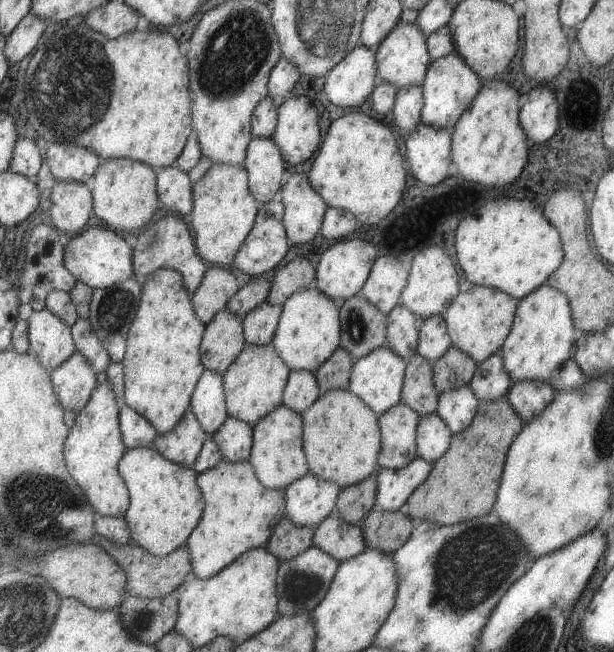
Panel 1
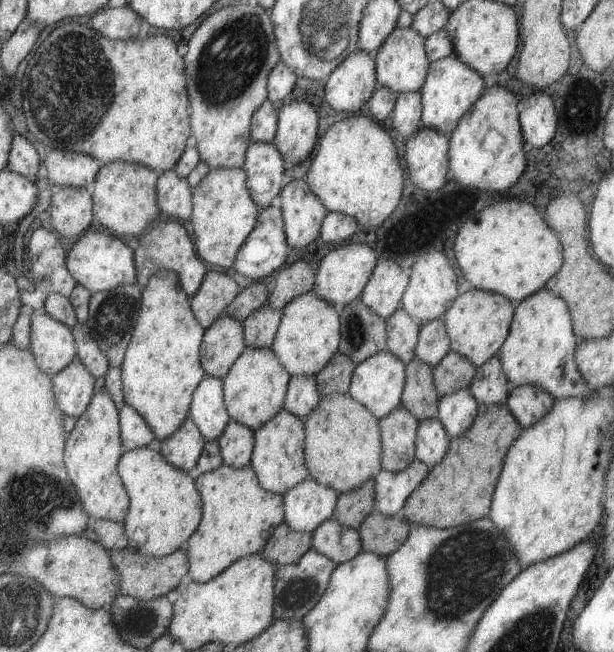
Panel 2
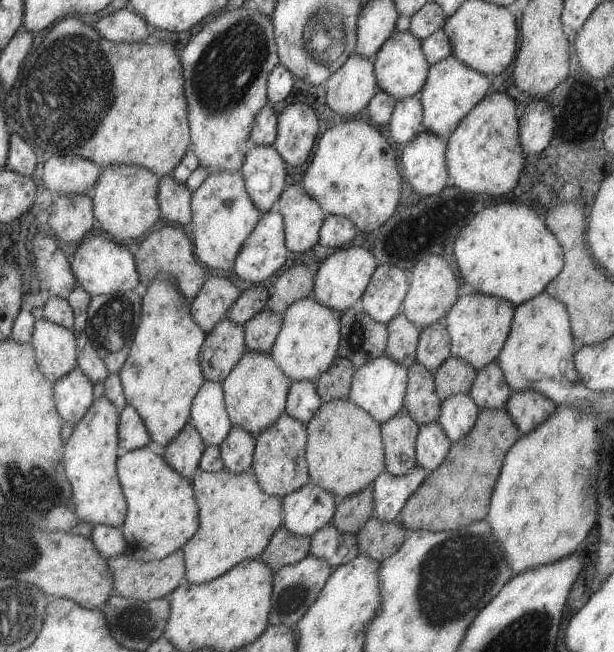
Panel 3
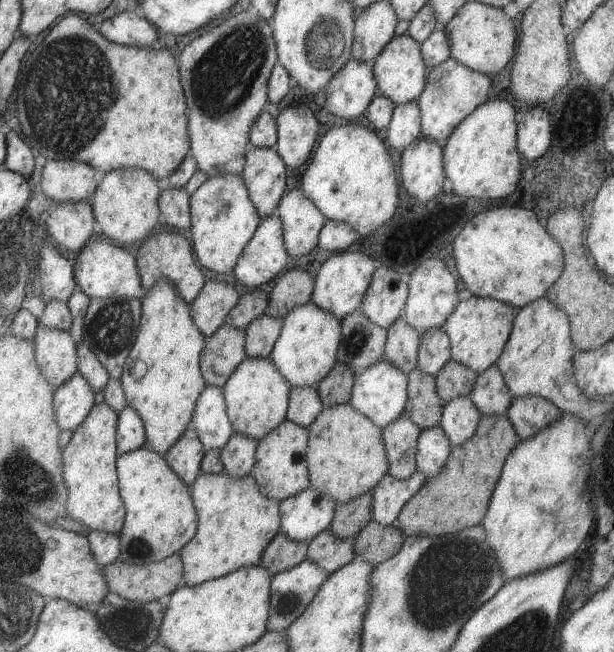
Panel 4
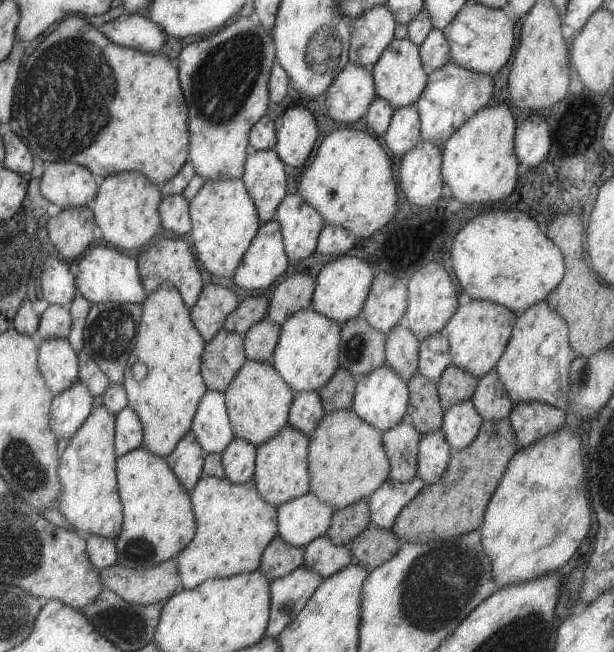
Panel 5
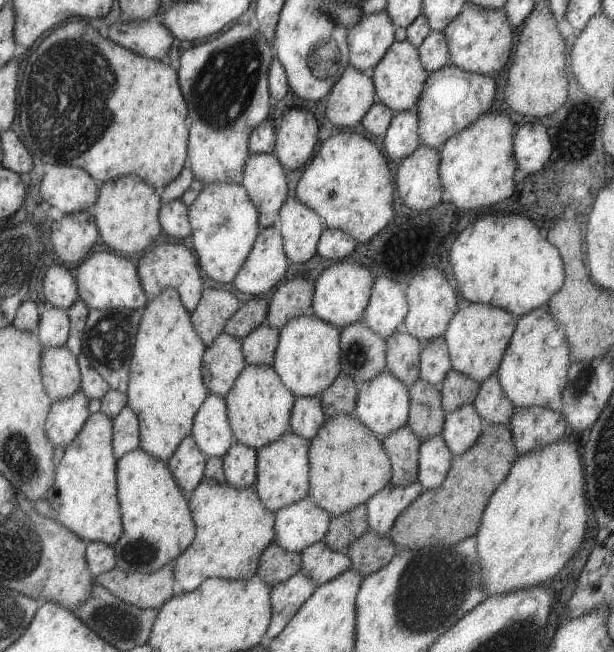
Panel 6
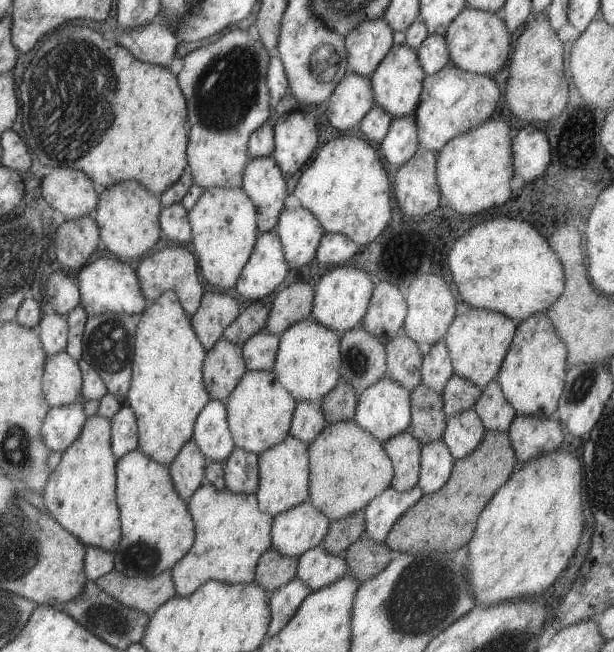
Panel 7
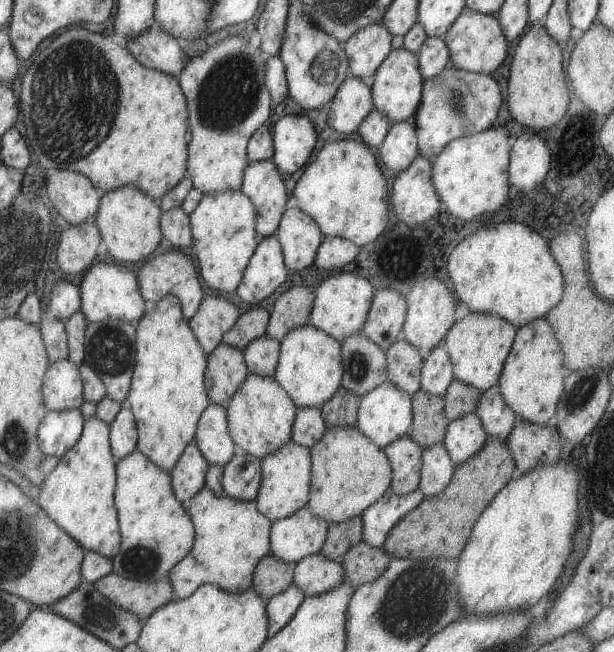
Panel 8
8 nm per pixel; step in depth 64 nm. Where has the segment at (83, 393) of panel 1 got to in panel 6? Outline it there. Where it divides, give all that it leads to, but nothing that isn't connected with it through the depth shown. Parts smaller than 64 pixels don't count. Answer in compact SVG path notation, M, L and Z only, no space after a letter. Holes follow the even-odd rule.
M79 390L70 398L50 404L44 428L45 436L49 438L54 448L67 446L77 436L77 432L81 430L89 416L87 411L89 401Z

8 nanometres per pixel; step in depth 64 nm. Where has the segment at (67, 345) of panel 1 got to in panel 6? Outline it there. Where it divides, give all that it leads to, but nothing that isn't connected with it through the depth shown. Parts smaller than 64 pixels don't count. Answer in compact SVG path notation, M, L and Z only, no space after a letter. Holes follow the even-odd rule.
M65 345L42 350L40 372L42 386L50 403L70 398L80 390L77 360Z

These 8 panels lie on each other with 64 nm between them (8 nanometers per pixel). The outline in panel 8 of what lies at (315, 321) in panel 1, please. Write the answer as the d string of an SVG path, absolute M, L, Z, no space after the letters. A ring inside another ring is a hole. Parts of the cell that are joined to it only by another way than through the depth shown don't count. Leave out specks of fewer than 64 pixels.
M311 323L290 329L279 341L279 356L273 376L277 384L293 400L296 408L320 407L342 386L340 341L331 338Z

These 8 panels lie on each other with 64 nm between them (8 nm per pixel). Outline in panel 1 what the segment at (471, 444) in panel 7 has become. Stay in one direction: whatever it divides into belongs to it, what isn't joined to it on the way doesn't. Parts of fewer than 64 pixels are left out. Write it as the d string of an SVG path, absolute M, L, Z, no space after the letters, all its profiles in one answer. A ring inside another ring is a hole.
M463 385L438 394L436 413L452 434L461 432L473 420L479 401L470 386Z

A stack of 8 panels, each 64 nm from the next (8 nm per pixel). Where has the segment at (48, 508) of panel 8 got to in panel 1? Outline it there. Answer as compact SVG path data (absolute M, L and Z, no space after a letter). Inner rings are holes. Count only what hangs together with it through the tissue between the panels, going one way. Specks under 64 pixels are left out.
M106 381L97 384L76 414L63 445L65 468L97 516L123 517L128 507L128 490L117 470L117 463L126 451L119 430L118 410L111 386Z

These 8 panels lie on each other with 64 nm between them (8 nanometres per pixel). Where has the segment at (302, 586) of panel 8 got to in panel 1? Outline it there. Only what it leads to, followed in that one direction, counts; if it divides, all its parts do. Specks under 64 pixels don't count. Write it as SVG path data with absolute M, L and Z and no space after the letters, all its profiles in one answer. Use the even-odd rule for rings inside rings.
M335 510L316 526L312 542L338 563L353 558L367 547L360 525L343 522Z

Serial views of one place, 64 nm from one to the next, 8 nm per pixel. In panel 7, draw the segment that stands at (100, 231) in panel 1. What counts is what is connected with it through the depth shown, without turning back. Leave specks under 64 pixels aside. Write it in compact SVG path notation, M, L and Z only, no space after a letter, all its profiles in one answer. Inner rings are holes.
M97 258L94 262L86 263L78 271L76 277L80 306L88 317L105 315L106 313L122 313L126 316L143 313L145 298L139 287L136 273L129 264L123 264L113 258Z

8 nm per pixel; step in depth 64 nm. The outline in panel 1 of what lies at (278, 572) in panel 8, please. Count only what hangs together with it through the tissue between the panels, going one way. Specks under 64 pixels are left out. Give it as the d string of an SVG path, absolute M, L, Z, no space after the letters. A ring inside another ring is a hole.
M283 516L275 524L265 547L279 562L285 562L313 545L313 535L313 529L295 526L289 518Z

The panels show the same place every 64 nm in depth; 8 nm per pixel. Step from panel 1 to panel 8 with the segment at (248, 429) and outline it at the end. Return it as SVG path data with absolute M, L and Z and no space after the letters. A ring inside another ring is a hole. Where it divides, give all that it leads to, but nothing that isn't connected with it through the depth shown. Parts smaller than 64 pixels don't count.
M236 449L229 462L222 467L221 486L223 493L235 501L254 501L260 488L260 459ZM245 464L253 464L256 471L249 482L239 476L239 471Z

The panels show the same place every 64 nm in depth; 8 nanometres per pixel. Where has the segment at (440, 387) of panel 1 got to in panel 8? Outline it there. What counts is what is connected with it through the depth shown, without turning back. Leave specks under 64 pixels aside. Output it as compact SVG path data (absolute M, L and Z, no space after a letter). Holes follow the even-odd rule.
M453 378L443 396L444 413L448 421L463 418L465 414L475 412L481 392Z

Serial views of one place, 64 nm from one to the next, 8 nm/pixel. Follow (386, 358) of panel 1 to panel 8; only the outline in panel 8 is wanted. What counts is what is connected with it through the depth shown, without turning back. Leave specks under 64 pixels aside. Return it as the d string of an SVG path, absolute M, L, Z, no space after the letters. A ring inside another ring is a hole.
M385 379L379 386L375 386L373 390L365 392L359 397L359 404L357 408L357 418L355 424L357 430L361 434L365 434L367 438L377 448L385 448L389 442L406 436L411 429L412 422L412 406L411 399L403 390L399 390L392 382Z

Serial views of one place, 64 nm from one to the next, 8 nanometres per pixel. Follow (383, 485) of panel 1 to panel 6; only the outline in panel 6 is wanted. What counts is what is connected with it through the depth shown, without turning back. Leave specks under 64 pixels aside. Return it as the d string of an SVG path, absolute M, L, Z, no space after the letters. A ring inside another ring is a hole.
M390 482L383 486L365 502L368 530L379 536L388 535L397 516L422 492L417 482L405 487L395 487Z

